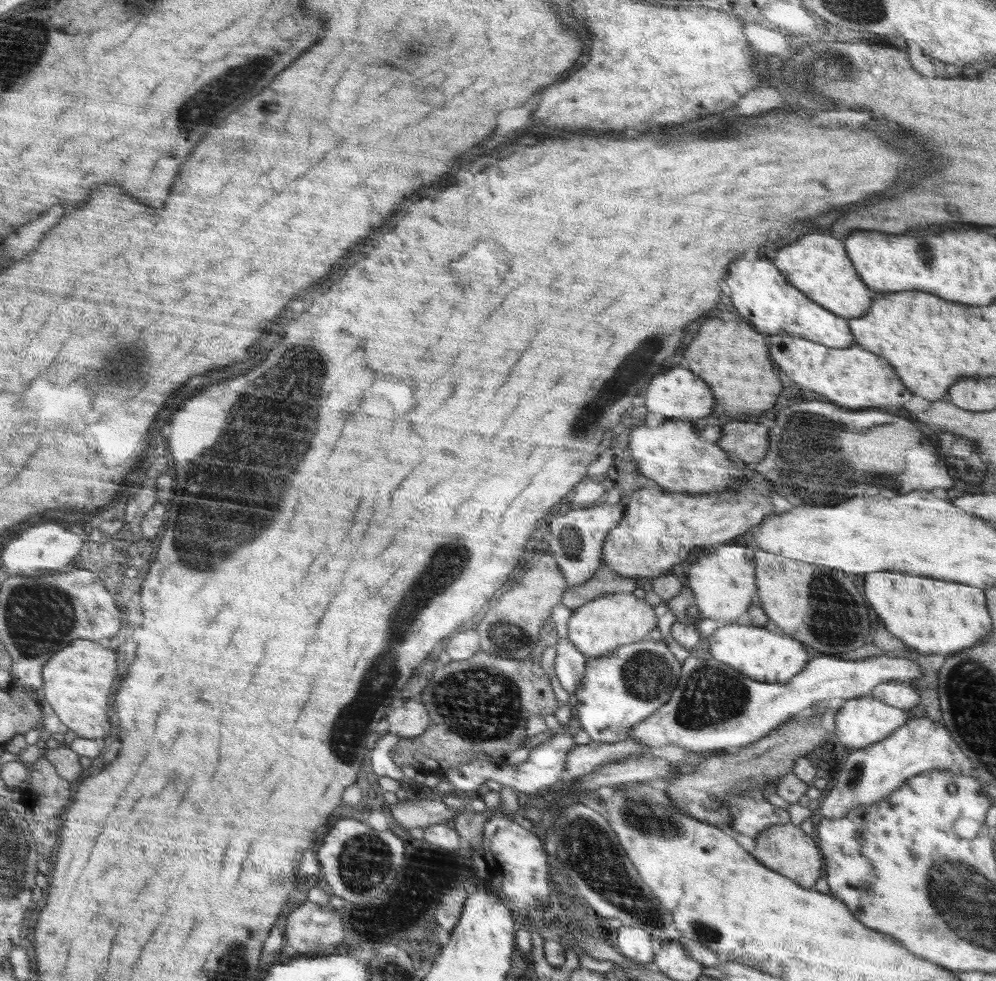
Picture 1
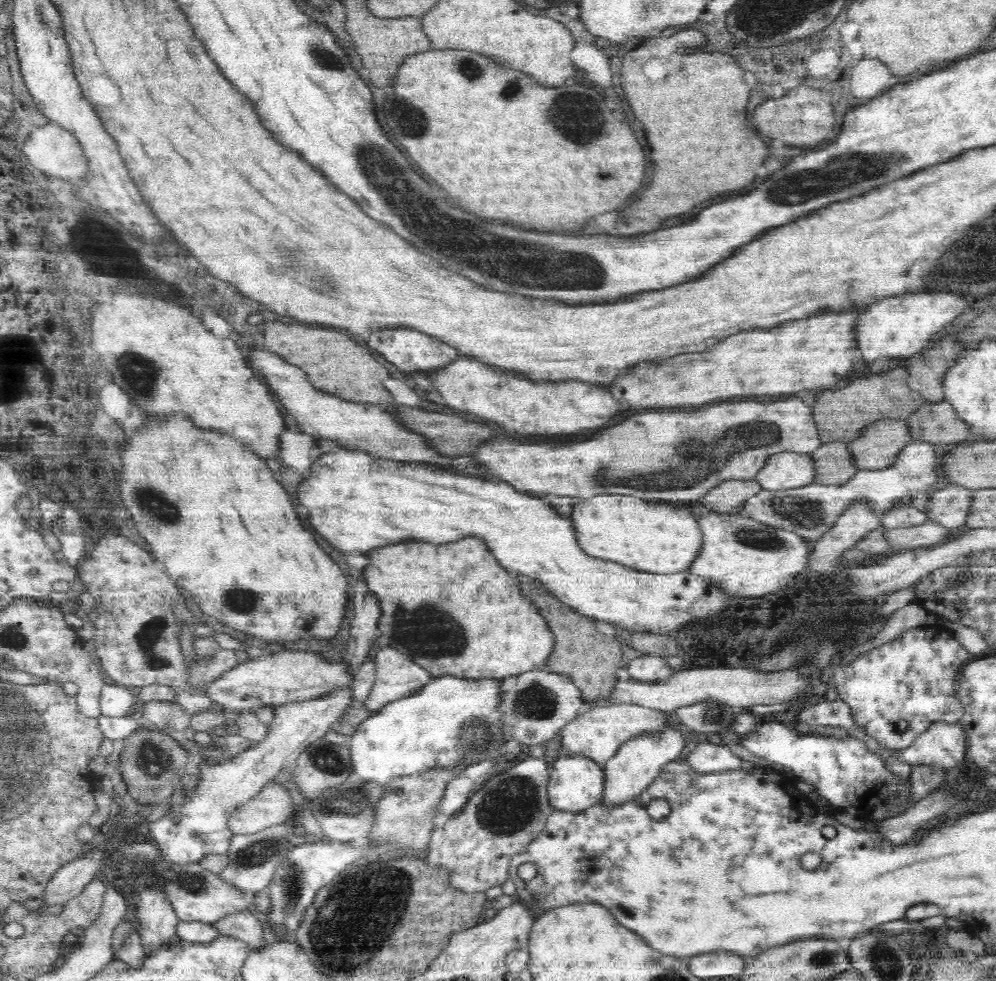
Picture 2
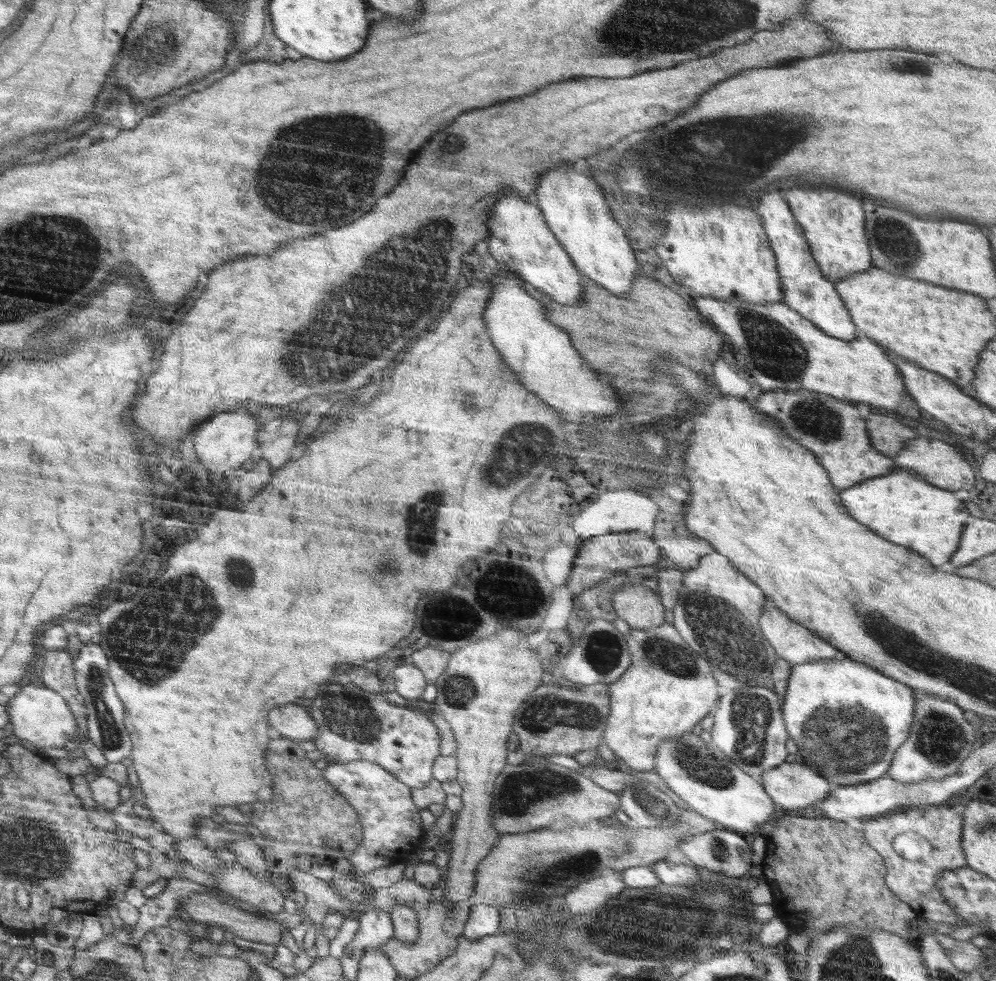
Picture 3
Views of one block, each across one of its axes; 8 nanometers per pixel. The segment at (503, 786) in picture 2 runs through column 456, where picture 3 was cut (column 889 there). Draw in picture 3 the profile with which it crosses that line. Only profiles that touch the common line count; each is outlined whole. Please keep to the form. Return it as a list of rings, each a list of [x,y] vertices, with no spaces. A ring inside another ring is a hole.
[[[944,803],[902,808],[902,810],[895,810],[887,815],[865,818],[862,821],[864,823],[864,836],[866,836],[868,844],[884,858],[884,864],[888,870],[886,886],[896,896],[909,904],[918,916],[922,915],[936,923],[967,924],[951,906],[946,904],[935,881],[943,870],[956,870],[967,866],[961,843],[963,831],[963,816],[961,814],[956,814],[952,808]],[[898,834],[908,834],[912,840],[918,842],[918,846],[922,848],[920,860],[908,862],[892,848],[892,842]]]

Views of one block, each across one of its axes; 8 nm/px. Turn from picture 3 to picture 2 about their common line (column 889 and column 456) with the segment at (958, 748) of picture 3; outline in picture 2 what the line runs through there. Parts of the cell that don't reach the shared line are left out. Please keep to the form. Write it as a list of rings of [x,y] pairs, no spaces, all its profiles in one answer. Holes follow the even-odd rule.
[[[471,764],[466,766],[456,766],[456,768],[448,768],[442,770],[441,768],[434,768],[434,770],[426,770],[422,774],[412,774],[410,776],[401,776],[394,778],[390,783],[386,785],[386,794],[382,798],[378,798],[376,802],[375,812],[372,817],[376,817],[374,824],[372,824],[372,830],[368,832],[367,842],[370,842],[372,848],[378,848],[377,854],[382,854],[383,851],[390,850],[390,848],[412,848],[412,850],[426,850],[428,842],[430,842],[430,832],[432,832],[432,826],[434,826],[434,819],[438,816],[438,803],[441,796],[446,790],[446,785],[454,777],[460,775],[460,771],[466,769]]]

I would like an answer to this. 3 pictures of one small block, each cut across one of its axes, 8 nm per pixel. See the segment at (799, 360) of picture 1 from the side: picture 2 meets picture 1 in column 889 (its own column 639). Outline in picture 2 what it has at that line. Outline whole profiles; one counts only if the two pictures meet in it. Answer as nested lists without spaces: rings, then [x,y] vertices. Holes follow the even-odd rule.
[[[862,310],[816,314],[770,330],[746,330],[724,338],[708,352],[672,356],[660,364],[640,362],[618,376],[612,394],[634,408],[672,408],[700,406],[734,396],[776,396],[810,388],[832,388],[854,366],[856,338],[852,326]]]

